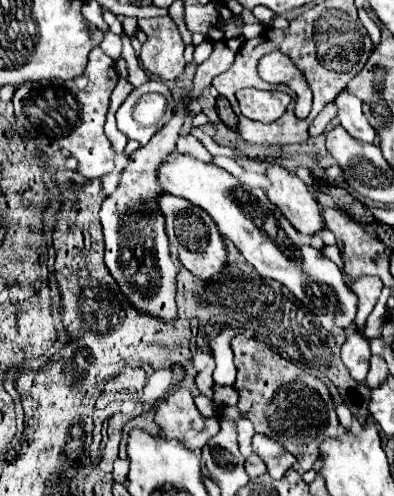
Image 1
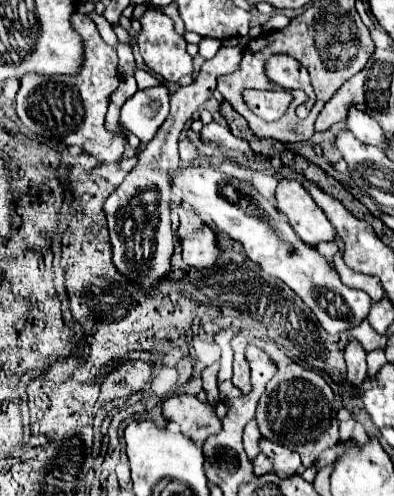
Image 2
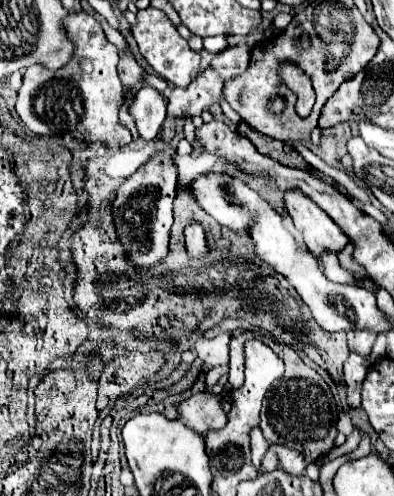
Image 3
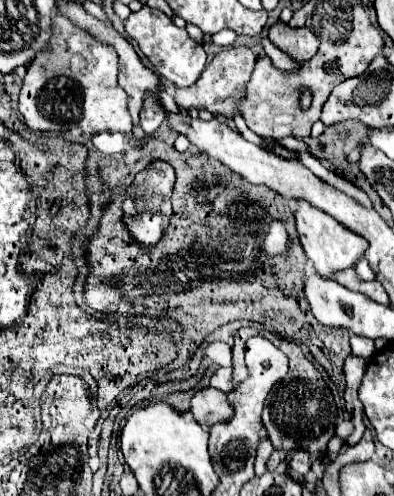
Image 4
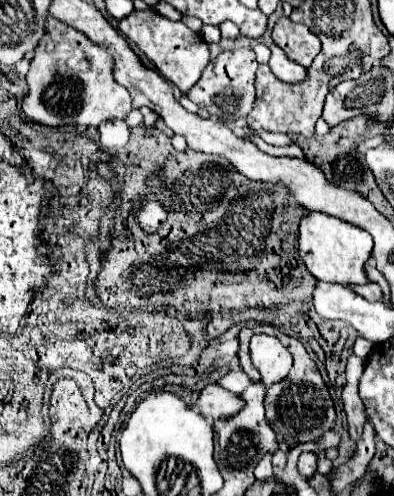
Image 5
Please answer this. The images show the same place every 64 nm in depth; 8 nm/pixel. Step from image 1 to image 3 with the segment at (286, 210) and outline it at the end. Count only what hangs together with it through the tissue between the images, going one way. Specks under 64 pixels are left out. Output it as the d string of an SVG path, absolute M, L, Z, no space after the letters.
M286 192L284 202L308 252L318 260L328 252L340 254L348 244L352 244L352 240L348 240L348 236L340 230L340 226L302 192Z

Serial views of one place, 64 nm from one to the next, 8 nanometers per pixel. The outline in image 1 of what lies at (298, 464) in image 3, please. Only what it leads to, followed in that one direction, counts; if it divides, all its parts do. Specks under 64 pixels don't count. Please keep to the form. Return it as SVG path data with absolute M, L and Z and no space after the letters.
M256 434L252 438L252 448L266 462L268 474L274 480L280 480L284 476L284 472L288 468L292 468L296 462L296 458L290 452L284 452L284 448L280 448L280 444L276 444L276 440L272 440L264 434Z

